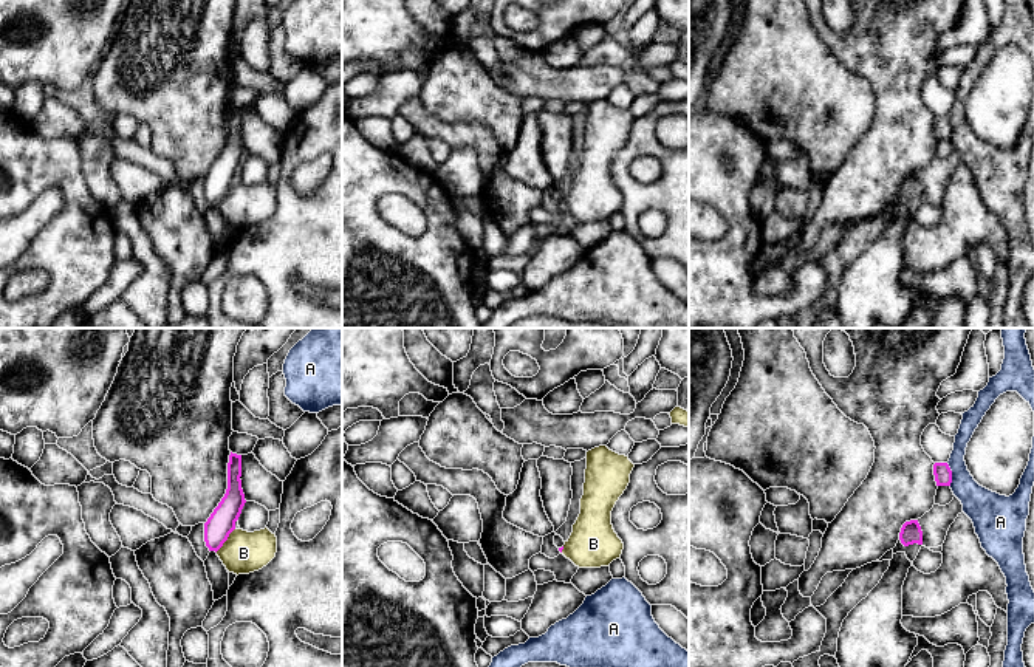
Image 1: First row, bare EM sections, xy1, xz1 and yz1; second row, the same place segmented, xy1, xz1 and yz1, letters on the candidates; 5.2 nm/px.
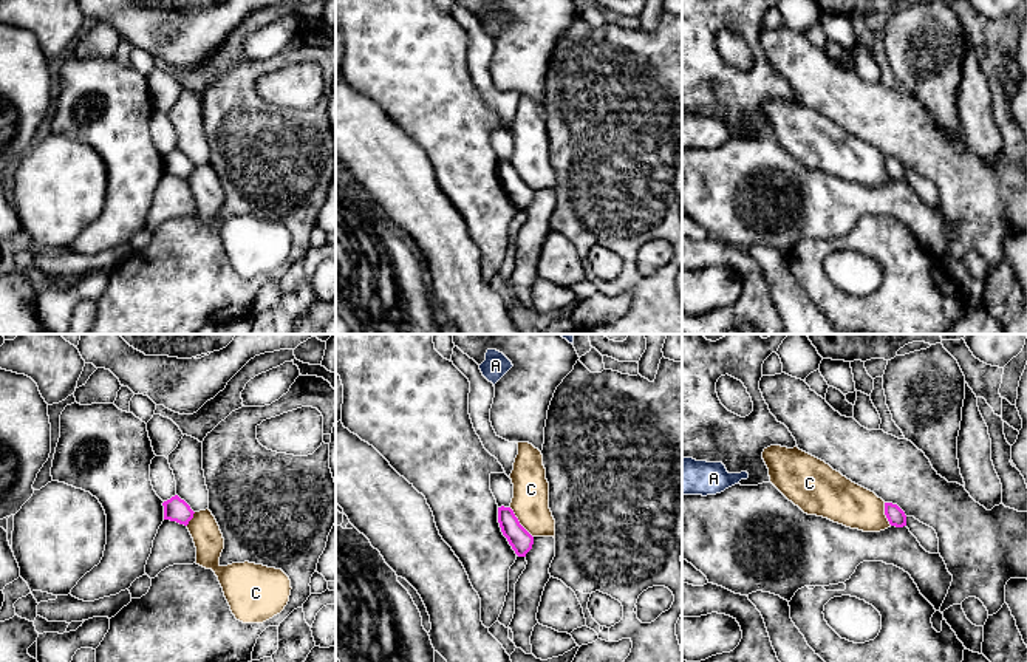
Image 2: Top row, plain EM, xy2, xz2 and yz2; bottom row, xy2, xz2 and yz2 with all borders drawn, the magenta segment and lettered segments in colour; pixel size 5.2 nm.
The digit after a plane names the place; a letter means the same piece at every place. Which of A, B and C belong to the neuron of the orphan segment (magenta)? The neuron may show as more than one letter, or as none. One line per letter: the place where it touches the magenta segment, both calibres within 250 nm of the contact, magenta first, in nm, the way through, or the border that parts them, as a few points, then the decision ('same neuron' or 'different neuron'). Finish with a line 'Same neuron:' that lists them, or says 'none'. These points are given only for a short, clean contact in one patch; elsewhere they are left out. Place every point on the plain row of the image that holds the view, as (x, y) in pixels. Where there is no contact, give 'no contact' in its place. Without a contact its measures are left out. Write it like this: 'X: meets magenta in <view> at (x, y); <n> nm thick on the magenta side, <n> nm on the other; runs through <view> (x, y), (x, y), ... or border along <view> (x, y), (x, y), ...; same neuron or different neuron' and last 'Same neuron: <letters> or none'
A: meets magenta in yz1 at (951, 127); 100 nm thick on the magenta side, 190 nm on the other; different neuron
B: meets magenta in xy1 at (226, 192); 140 nm thick on the magenta side, 220 nm on the other; border along xy1 (234, 181), (215, 205); different neuron
C: meets magenta in xz2 at (518, 177); 120 nm thick on the magenta side, 190 nm on the other; different neuron
Same neuron: none

